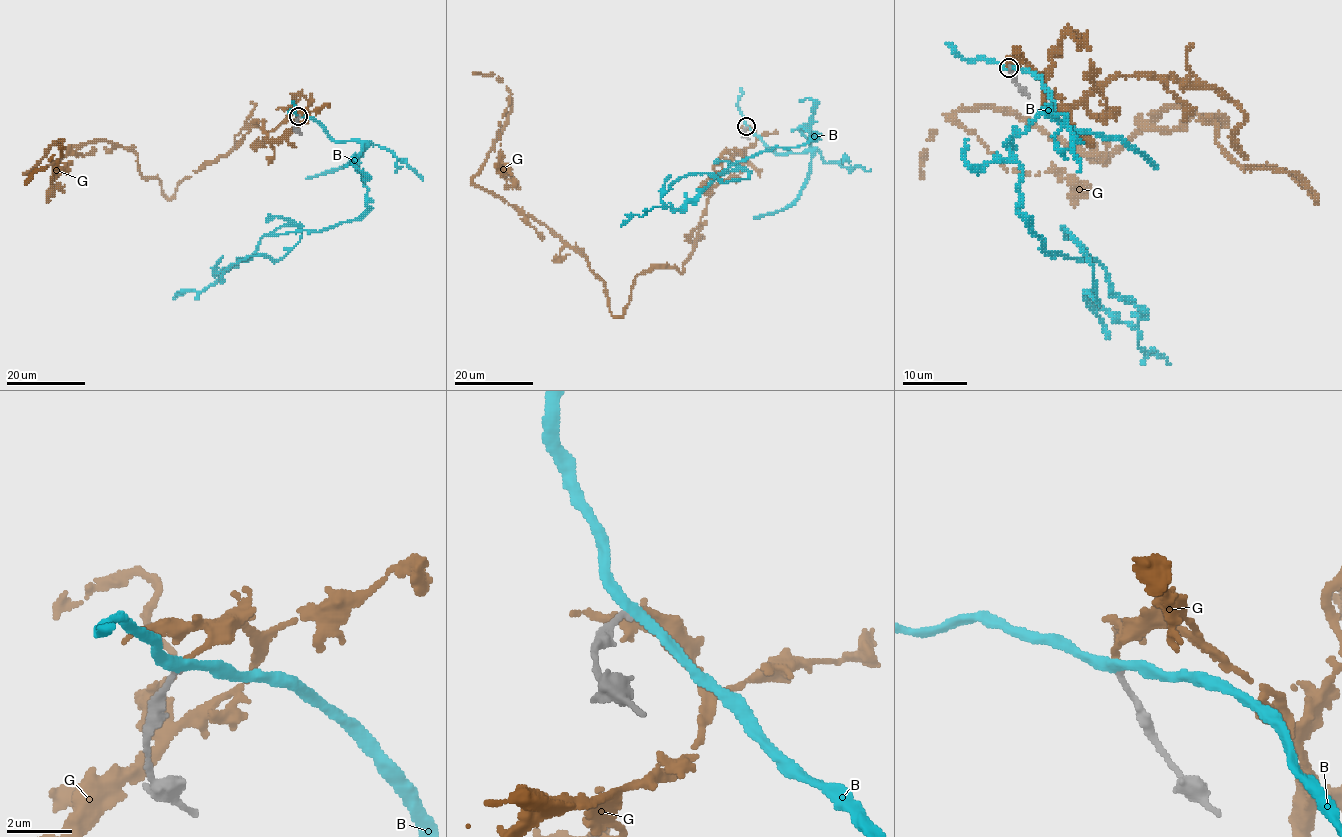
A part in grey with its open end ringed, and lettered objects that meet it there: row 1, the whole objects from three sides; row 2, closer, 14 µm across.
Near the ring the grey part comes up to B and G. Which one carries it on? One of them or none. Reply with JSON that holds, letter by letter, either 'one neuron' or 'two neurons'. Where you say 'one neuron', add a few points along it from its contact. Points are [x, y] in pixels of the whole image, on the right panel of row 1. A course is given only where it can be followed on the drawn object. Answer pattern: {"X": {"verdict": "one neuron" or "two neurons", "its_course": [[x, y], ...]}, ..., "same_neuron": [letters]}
{"B": {"verdict": "two neurons"}, "G": {"verdict": "one neuron", "its_course": [[1009, 68], [1055, 106], [1217, 87], [1248, 164], [1316, 198], [1187, 110], [1094, 159], [956, 111], [1073, 206]]}, "same_neuron": ["G"]}

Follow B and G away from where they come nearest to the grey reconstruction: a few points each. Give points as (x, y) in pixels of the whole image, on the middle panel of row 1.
B: (746, 127), (779, 154), (810, 146), (802, 127), (814, 136), (720, 174), (747, 178), (689, 173), (669, 188)
G: (746, 127), (683, 272), (638, 274), (618, 317), (586, 254), (472, 179), (509, 93), (494, 166)

